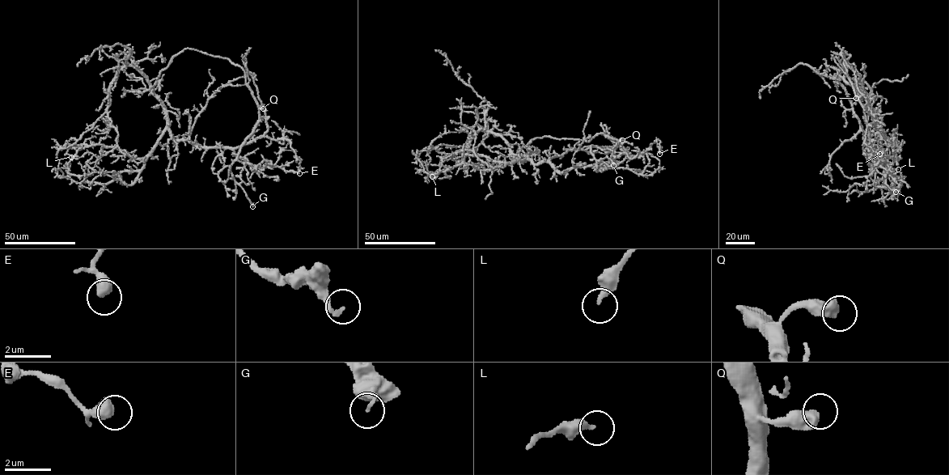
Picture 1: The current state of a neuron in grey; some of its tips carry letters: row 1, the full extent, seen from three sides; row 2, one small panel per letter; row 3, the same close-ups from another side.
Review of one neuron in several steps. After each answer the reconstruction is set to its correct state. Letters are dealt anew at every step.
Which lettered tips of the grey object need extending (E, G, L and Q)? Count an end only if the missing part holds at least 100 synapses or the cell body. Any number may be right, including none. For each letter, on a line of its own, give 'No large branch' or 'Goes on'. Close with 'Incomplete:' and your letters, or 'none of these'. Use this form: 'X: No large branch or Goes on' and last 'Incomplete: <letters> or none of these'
E: No large branch
G: No large branch
L: No large branch
Q: No large branch
Incomplete: none of these

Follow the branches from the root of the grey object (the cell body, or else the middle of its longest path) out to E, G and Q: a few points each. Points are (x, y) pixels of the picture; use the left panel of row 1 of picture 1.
E: (168, 125), (174, 138), (188, 140), (207, 147), (236, 147), (262, 137), (285, 139), (300, 161), (299, 173)
G: (168, 125), (175, 139), (230, 148), (247, 159), (252, 171), (256, 165), (236, 160), (230, 168), (252, 206)
Q: (168, 125), (175, 139), (230, 148), (247, 159), (252, 171), (256, 165), (240, 162), (238, 153), (263, 108)

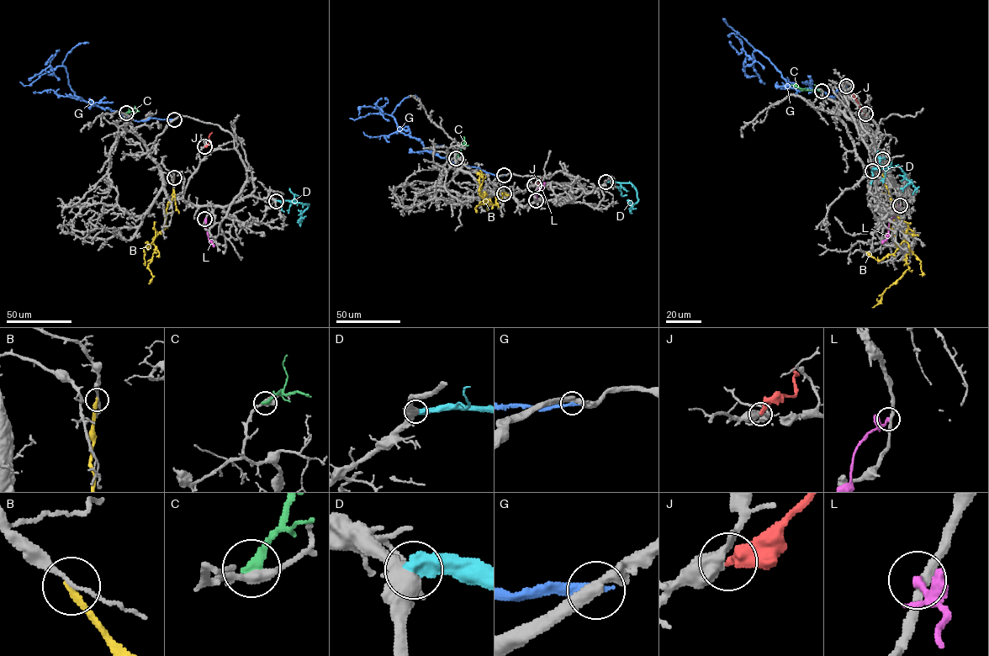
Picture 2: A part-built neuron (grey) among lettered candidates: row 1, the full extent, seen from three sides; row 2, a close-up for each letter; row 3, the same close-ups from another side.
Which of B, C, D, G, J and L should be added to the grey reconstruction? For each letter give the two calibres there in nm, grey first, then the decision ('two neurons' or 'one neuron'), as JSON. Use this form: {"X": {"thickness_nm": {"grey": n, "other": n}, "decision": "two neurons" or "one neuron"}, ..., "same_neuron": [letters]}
{"B": {"thickness_nm": {"grey": 130, "other": 240}, "decision": "two neurons"}, "C": {"thickness_nm": {"grey": 400, "other": 320}, "decision": "two neurons"}, "D": {"thickness_nm": {"grey": 500, "other": 550}, "decision": "two neurons"}, "G": {"thickness_nm": {"grey": 400, "other": 340}, "decision": "two neurons"}, "J": {"thickness_nm": {"grey": 460, "other": 320}, "decision": "two neurons"}, "L": {"thickness_nm": {"grey": 280, "other": 240}, "decision": "two neurons"}, "same_neuron": []}

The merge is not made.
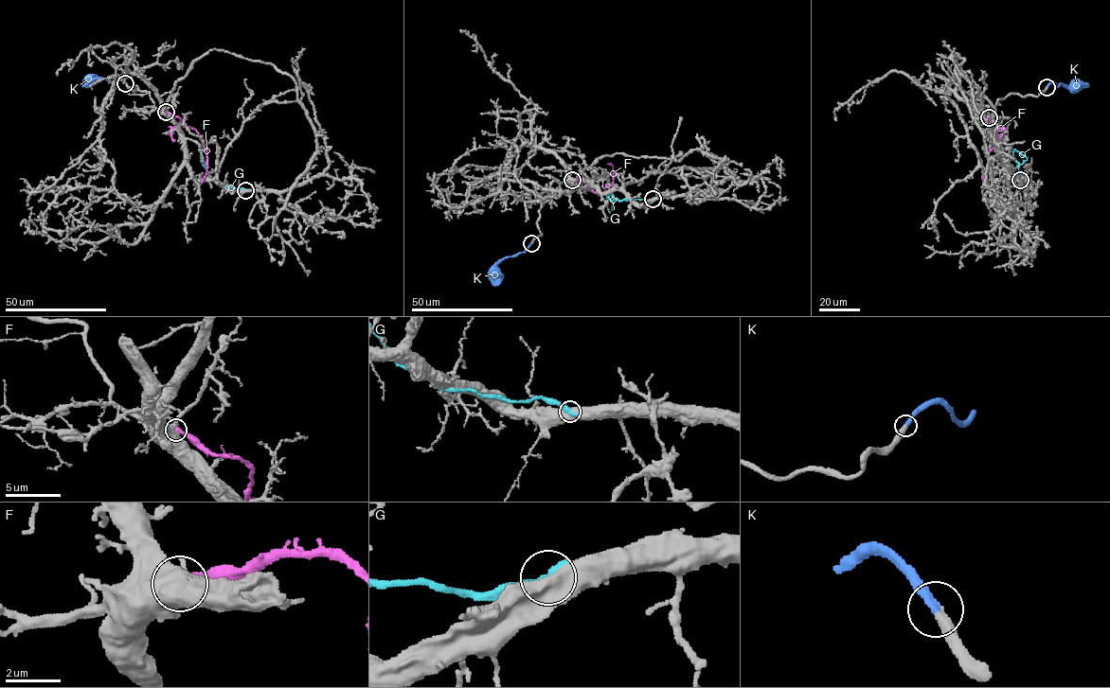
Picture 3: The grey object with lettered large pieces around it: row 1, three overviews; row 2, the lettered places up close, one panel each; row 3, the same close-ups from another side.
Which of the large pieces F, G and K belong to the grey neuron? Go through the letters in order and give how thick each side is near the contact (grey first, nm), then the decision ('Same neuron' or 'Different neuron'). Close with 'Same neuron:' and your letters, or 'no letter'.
F: Thickness 480 nm (grey) against 460 nm. Different neuron
G: Thickness 850 nm (grey) against 420 nm. Different neuron
K: Thickness 360 nm (grey) against 360 nm. Same neuron
Same neuron: K

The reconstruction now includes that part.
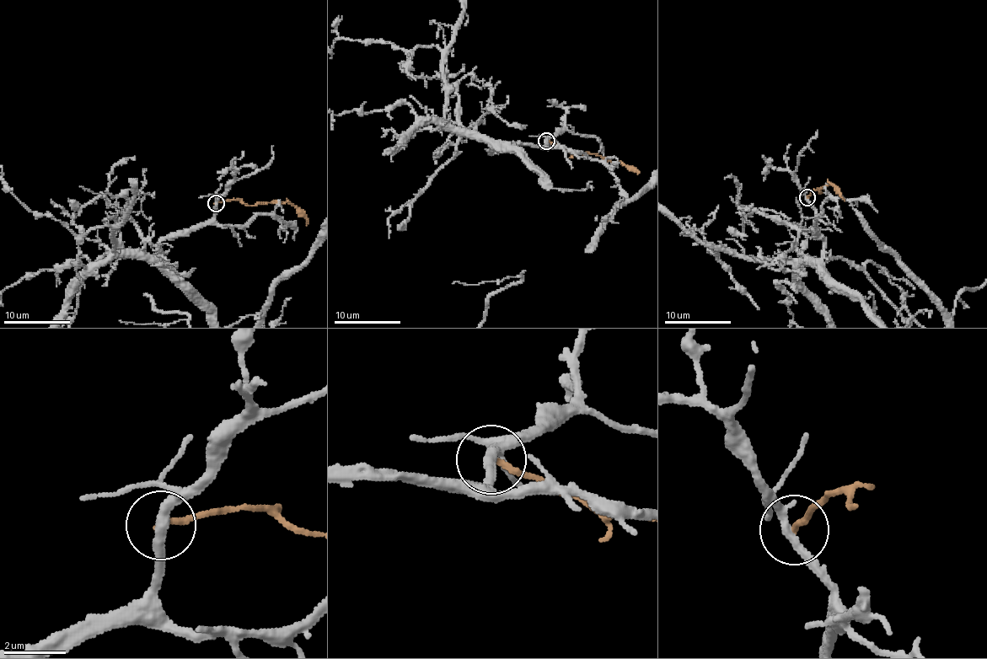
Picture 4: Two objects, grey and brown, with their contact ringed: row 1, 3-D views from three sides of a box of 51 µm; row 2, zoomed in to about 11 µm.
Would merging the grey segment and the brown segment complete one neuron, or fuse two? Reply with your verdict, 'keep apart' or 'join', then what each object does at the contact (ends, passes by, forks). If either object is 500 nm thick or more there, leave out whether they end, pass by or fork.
keep apart; grey passes by; brown ends

